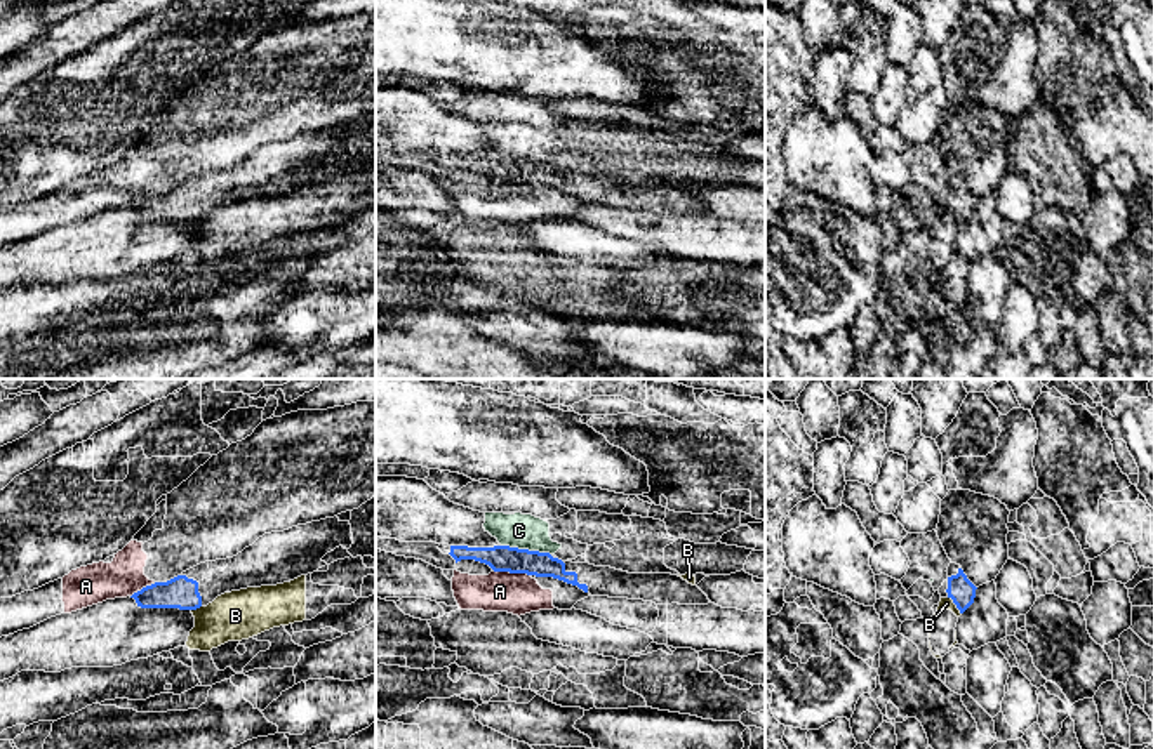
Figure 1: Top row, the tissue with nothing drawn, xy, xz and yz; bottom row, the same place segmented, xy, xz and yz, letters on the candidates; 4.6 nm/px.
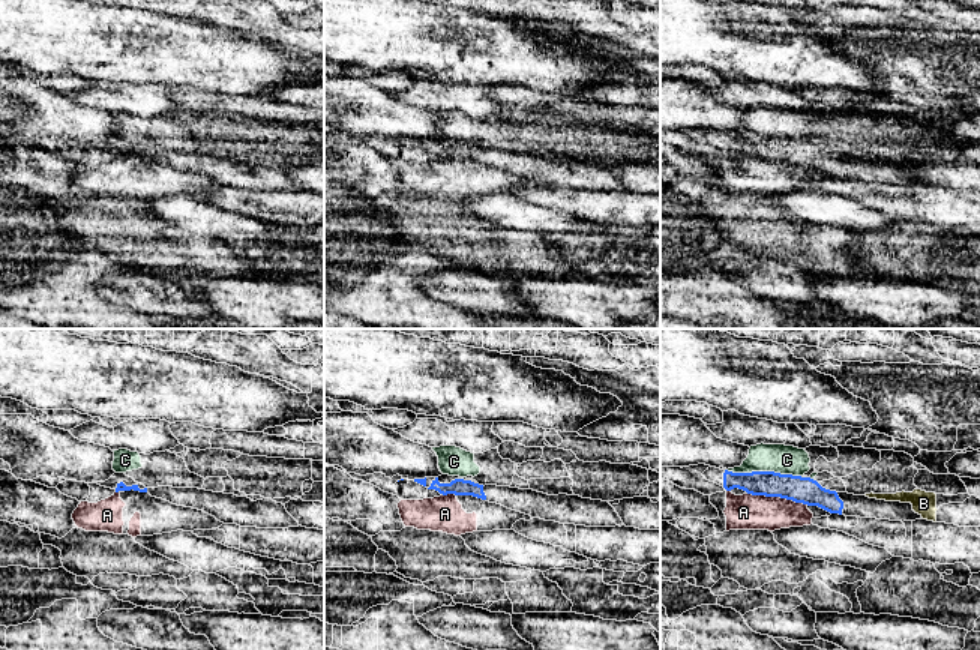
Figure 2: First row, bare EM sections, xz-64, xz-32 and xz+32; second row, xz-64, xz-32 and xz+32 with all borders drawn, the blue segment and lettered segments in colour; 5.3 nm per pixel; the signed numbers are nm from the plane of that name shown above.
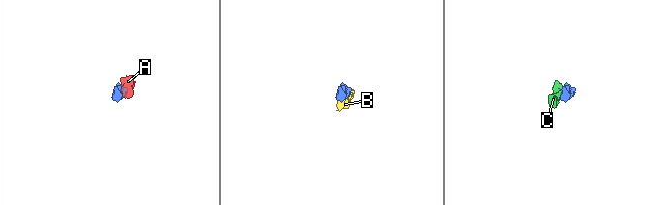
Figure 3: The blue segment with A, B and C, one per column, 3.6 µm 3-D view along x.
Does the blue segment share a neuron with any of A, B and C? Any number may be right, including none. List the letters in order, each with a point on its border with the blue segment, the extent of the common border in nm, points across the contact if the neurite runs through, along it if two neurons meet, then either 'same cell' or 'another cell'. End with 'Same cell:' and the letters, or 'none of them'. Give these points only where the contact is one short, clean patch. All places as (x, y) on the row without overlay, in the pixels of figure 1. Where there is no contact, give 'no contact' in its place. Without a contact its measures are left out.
A: contact xz (512, 183); length 170 nm; border xz (494, 181), (526, 183), (529, 186); another cell
B: contact yz (955, 214); length 110 nm; border yz (948, 207), (960, 225); another cell
C: contact xz (526, 160); length 240 nm; border xz (501, 155), (546, 162), (550, 165); another cell
Same cell: none of them

